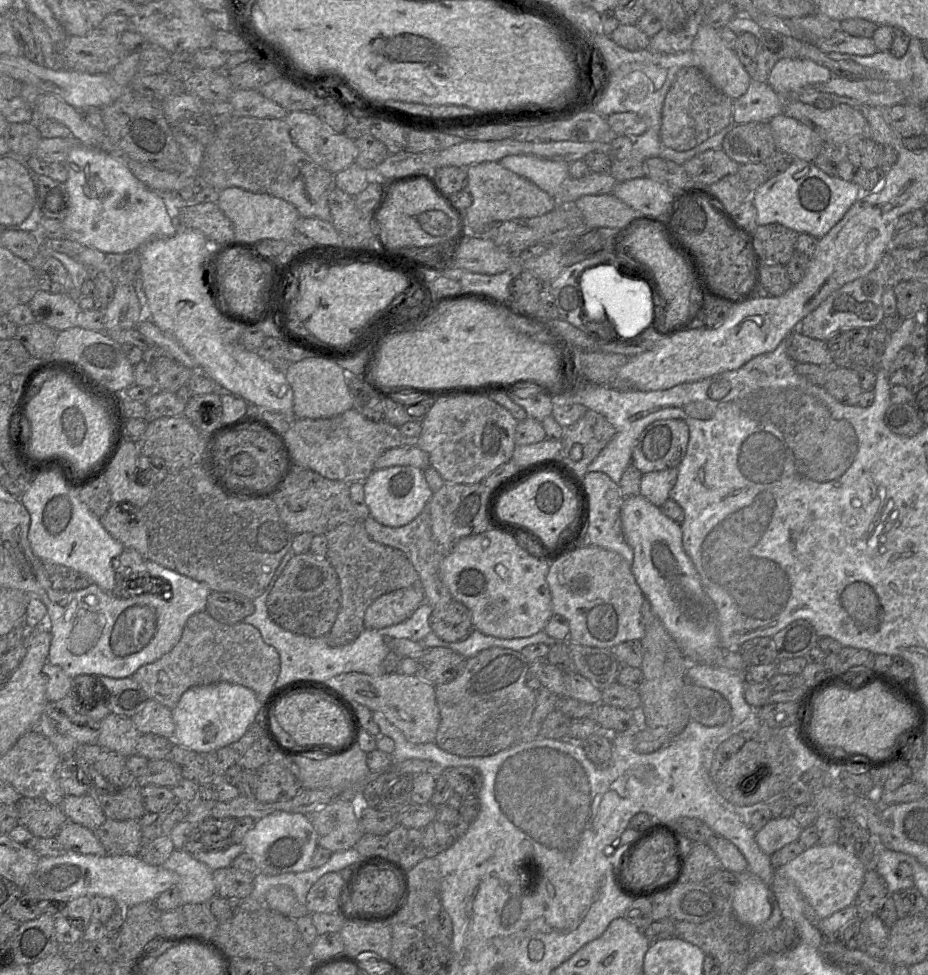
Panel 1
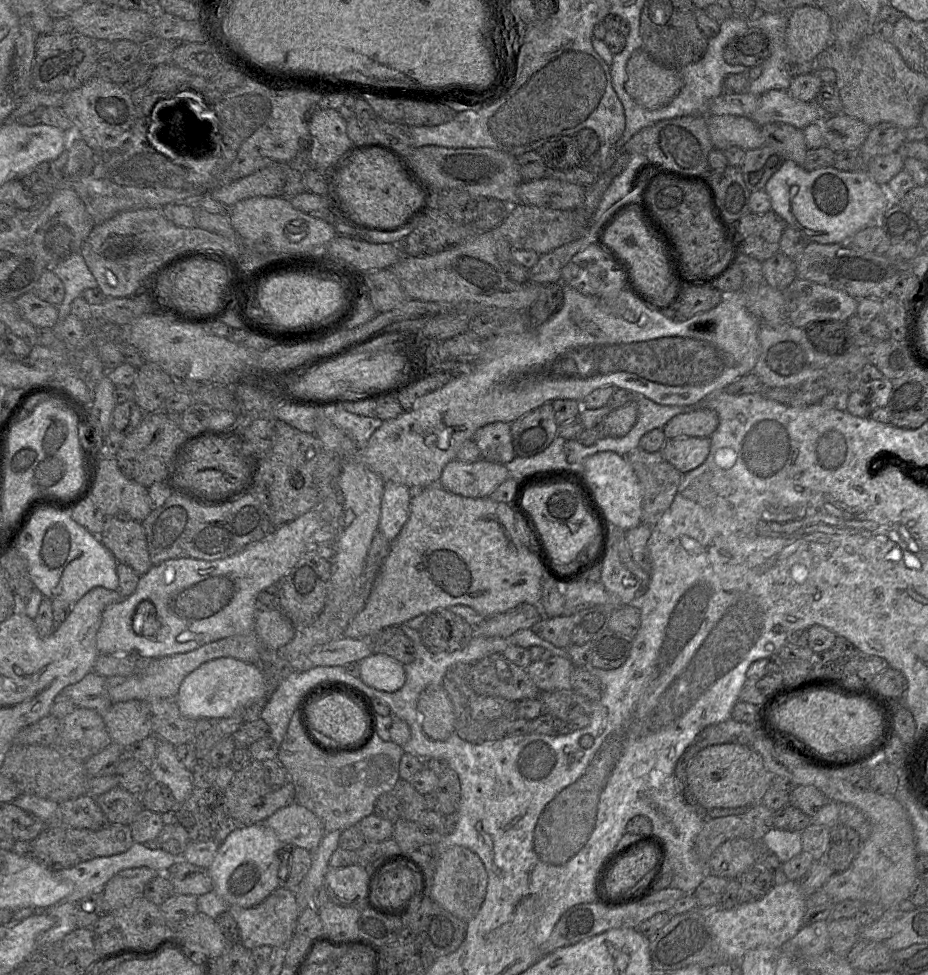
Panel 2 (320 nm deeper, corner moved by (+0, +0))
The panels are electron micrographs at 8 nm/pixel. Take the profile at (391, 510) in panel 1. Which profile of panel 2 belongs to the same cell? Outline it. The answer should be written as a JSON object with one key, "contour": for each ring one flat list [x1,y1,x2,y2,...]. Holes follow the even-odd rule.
{"contour":[[385,482,381,500,378,531,390,542,399,535,409,518,412,490,394,482]]}

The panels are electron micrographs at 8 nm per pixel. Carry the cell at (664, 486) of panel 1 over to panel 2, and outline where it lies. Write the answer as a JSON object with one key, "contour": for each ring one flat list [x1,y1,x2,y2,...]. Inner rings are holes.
{"contour":[[678,436,667,439,660,452,681,473,700,466,710,451,710,437]]}

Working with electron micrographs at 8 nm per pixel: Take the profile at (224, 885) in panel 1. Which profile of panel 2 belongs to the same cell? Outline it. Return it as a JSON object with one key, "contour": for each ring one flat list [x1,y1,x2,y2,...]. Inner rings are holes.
{"contour":[[178,859,165,873,171,880,173,892,200,896,214,889,208,868]]}

